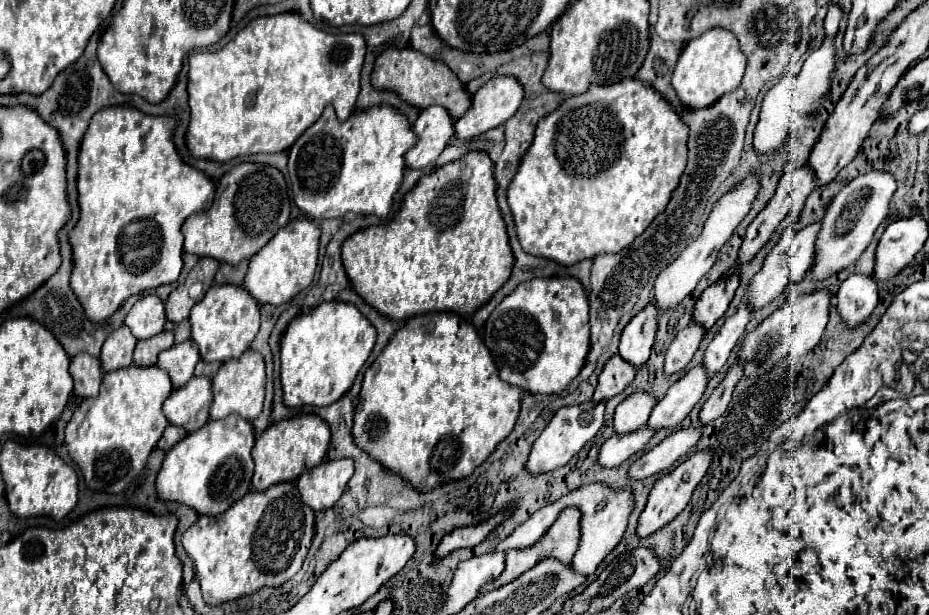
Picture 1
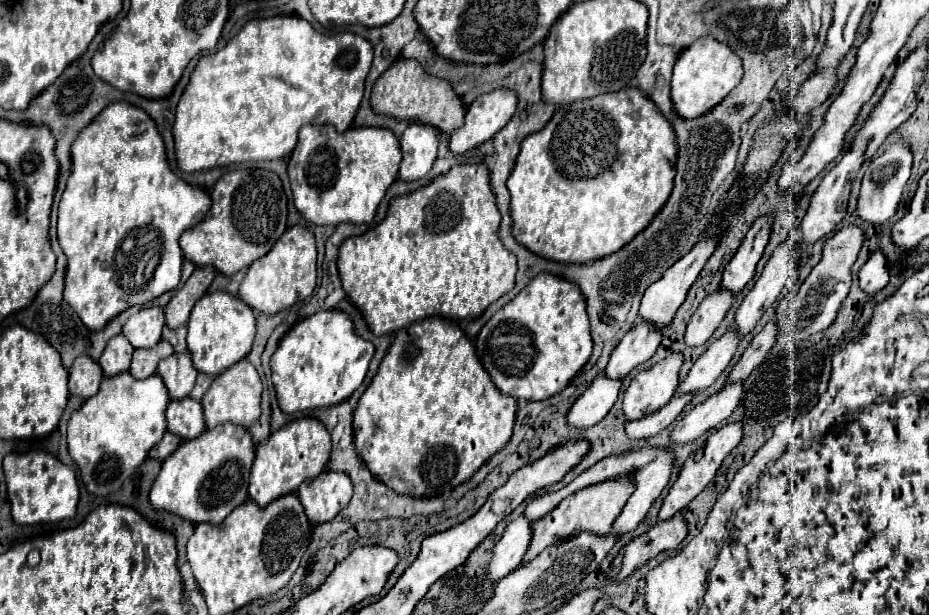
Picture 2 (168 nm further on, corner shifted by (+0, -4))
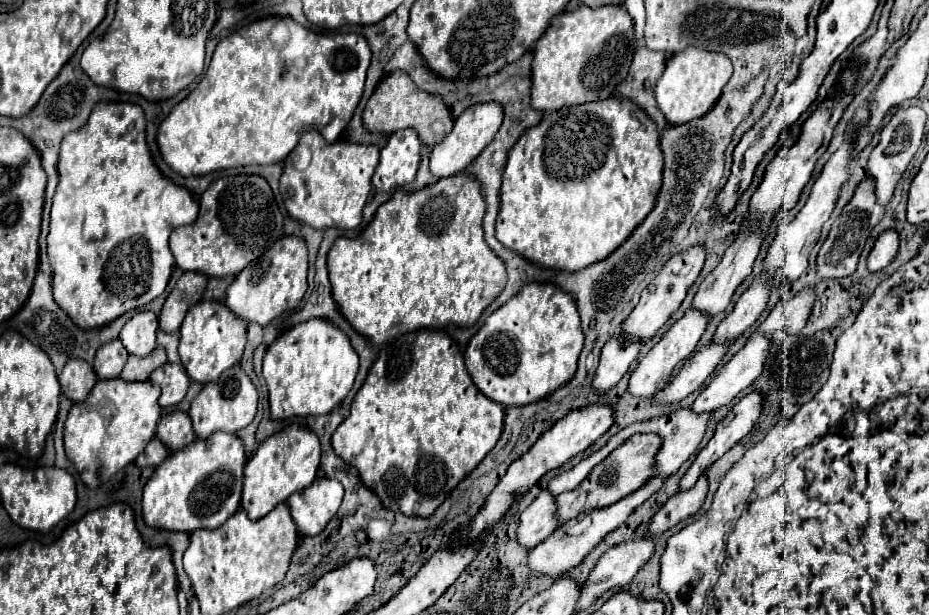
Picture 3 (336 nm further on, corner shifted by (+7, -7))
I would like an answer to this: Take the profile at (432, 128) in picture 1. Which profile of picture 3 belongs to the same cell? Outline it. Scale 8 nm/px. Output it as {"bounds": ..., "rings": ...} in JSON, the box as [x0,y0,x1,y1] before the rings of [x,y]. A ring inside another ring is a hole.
{"bounds":[373,129,421,191],"rings":[[[413,129],[395,131],[381,149],[381,159],[373,175],[375,191],[405,187],[415,181],[421,161],[421,141]]]}

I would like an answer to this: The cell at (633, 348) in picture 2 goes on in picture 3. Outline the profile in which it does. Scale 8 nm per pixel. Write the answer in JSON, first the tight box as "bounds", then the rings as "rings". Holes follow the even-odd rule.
{"bounds":[621,245,705,343],"rings":[[[701,245],[689,247],[687,251],[671,257],[667,261],[667,265],[659,271],[659,275],[643,289],[639,305],[633,309],[633,313],[625,319],[625,323],[621,327],[621,337],[625,341],[633,341],[633,339],[639,339],[643,343],[649,341],[669,321],[669,317],[679,309],[681,301],[685,299],[687,289],[697,279],[699,271],[703,267],[703,261],[705,261],[705,249]]]}

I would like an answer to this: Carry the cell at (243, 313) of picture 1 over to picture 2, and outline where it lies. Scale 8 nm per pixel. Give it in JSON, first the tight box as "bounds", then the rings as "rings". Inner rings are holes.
{"bounds":[188,292,256,374],"rings":[[[228,292],[204,294],[190,312],[188,320],[188,352],[194,360],[194,366],[206,374],[222,374],[238,360],[242,360],[254,342],[256,334],[256,316],[250,306],[240,298],[230,296]]]}

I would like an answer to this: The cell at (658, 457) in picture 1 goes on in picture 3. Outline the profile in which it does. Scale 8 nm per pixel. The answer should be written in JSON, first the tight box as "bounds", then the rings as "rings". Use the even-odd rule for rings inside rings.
{"bounds":[691,333,771,413],"rings":[[[753,333],[751,339],[747,341],[747,345],[715,375],[715,379],[699,393],[699,397],[695,399],[695,403],[691,405],[693,407],[693,413],[715,413],[717,409],[721,409],[723,405],[729,405],[743,389],[747,389],[763,371],[763,361],[765,361],[765,355],[767,355],[767,349],[769,349],[771,341],[767,337],[761,337],[759,333]]]}

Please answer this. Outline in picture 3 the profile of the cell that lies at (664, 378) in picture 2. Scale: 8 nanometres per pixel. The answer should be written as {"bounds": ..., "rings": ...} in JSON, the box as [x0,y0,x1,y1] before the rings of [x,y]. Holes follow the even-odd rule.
{"bounds":[629,309,709,399],"rings":[[[689,309],[663,337],[661,341],[639,361],[639,365],[631,371],[631,379],[629,379],[629,393],[635,397],[635,399],[649,399],[653,397],[655,393],[659,393],[671,379],[673,375],[673,369],[677,367],[679,361],[685,361],[685,357],[689,357],[693,351],[695,351],[695,345],[699,343],[703,331],[705,331],[705,325],[709,323],[709,317],[707,315],[701,315],[693,309]]]}

